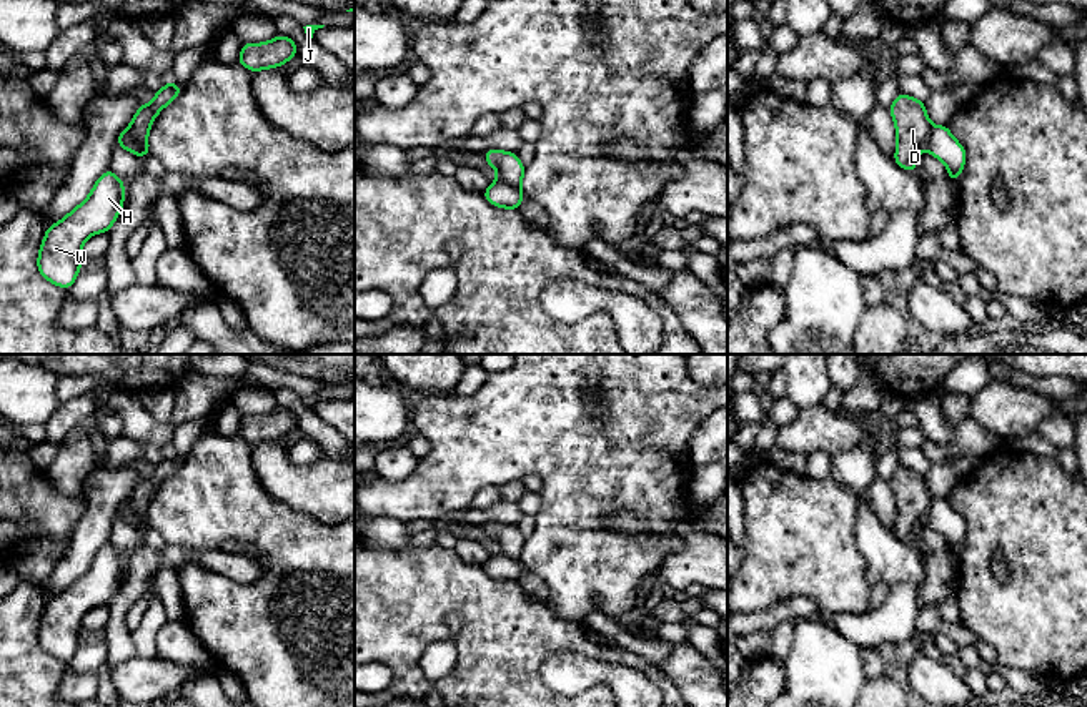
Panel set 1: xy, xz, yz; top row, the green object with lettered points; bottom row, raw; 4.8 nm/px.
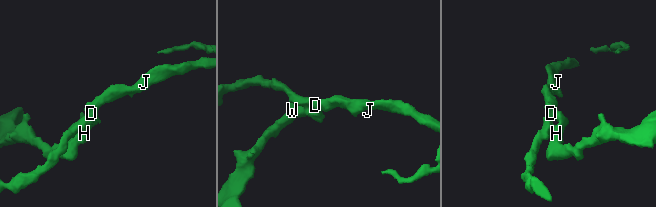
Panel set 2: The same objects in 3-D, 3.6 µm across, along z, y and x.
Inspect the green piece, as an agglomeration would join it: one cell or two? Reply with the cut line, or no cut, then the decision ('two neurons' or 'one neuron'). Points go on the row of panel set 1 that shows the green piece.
xz (498, 178), (520, 187) | two neurons

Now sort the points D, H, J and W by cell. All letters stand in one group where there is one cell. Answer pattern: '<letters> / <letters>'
D J / H W

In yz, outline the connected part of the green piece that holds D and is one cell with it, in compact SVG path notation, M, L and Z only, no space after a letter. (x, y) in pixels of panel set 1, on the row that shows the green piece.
M899 93L889 111L897 135L894 161L902 170L914 171L917 170L917 155L926 150L934 128L927 116L926 103L906 93Z

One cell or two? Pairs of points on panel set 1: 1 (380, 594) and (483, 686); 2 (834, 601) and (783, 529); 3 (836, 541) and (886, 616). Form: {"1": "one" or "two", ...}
{"1": "one", "2": "one", "3": "two"}

